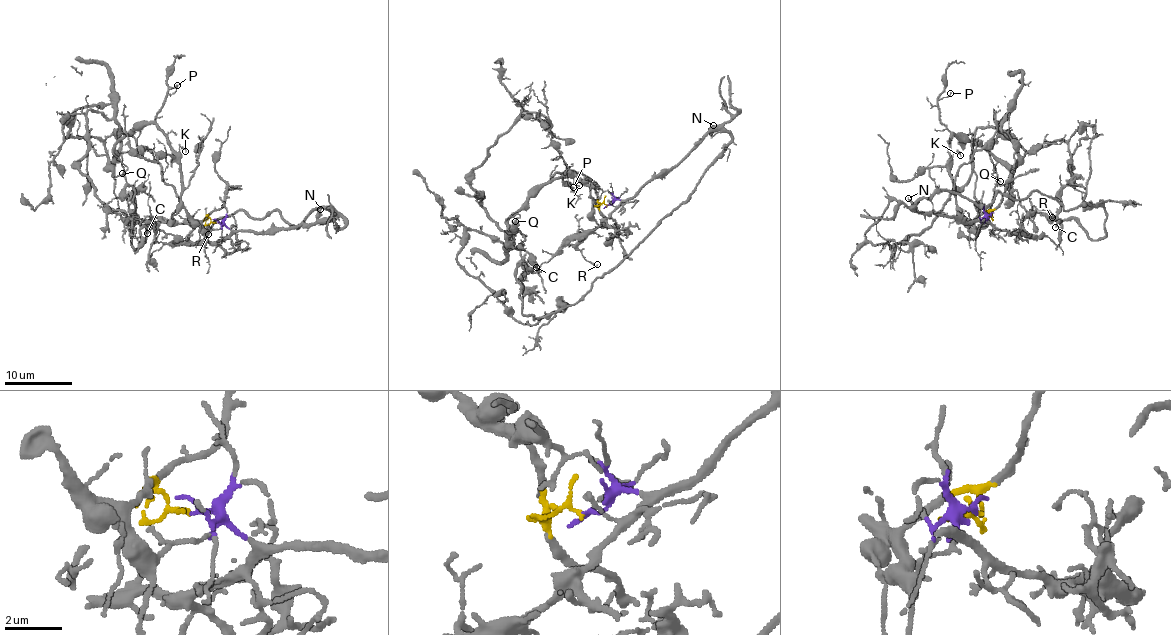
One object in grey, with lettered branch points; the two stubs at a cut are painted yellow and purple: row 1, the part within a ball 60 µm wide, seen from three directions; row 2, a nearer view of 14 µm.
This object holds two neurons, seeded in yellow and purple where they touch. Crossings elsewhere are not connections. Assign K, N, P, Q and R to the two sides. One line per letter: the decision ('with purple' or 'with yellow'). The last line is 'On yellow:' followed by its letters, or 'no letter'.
K: with yellow
N: with purple
P: with yellow
Q: with yellow
R: with purple
On yellow: K, P, Q

